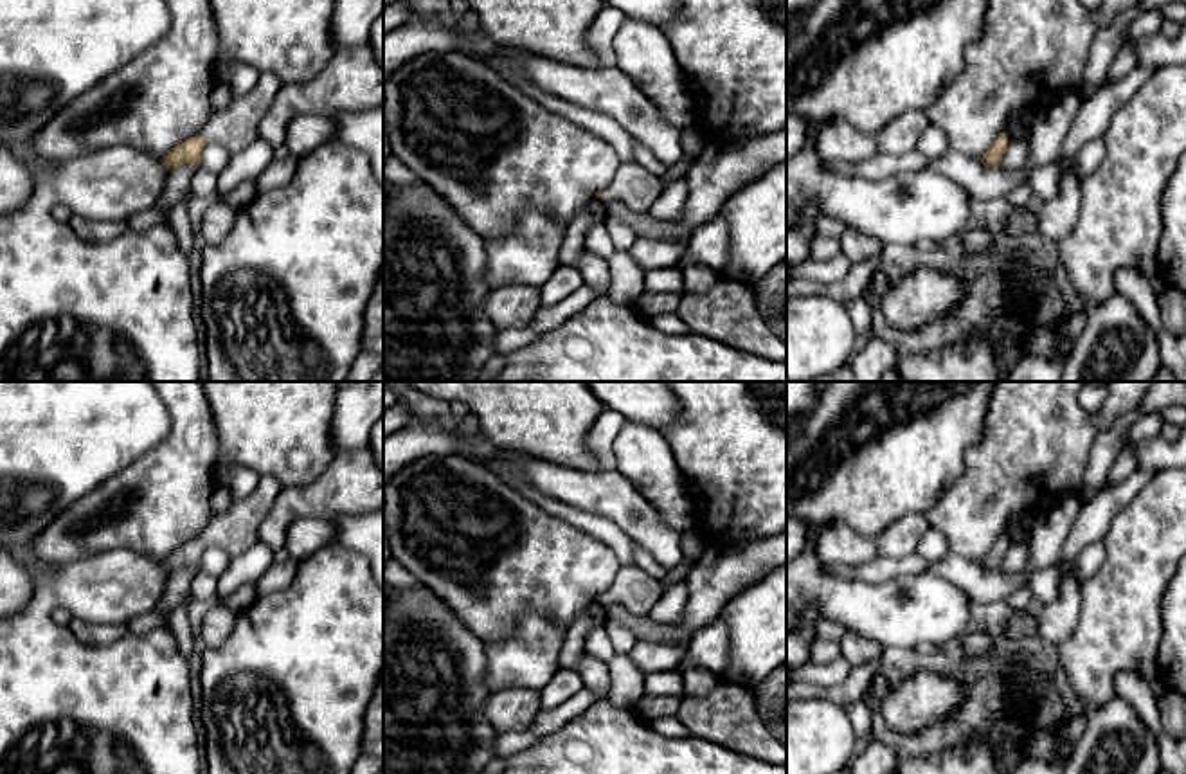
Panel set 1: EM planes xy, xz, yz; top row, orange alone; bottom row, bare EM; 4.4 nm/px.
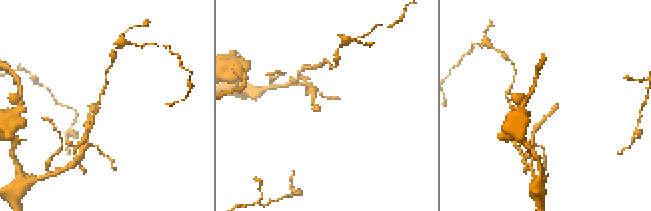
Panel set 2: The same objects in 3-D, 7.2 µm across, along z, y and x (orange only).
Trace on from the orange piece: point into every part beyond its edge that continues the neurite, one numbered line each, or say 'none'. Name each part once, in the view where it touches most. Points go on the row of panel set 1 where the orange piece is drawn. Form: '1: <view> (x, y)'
1: xy (234, 128)

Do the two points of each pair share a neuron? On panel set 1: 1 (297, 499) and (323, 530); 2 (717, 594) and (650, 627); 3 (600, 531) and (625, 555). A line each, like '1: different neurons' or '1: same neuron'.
1: different neurons
2: same neuron
3: same neuron

